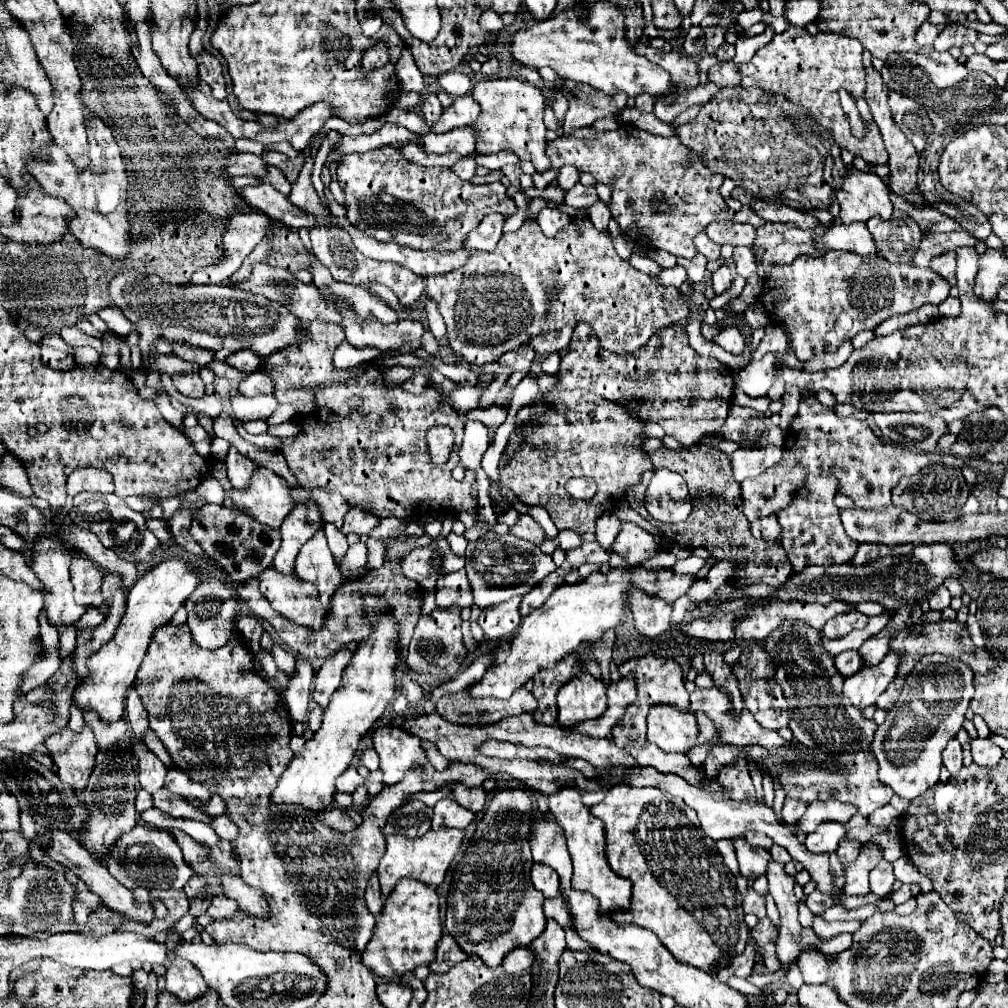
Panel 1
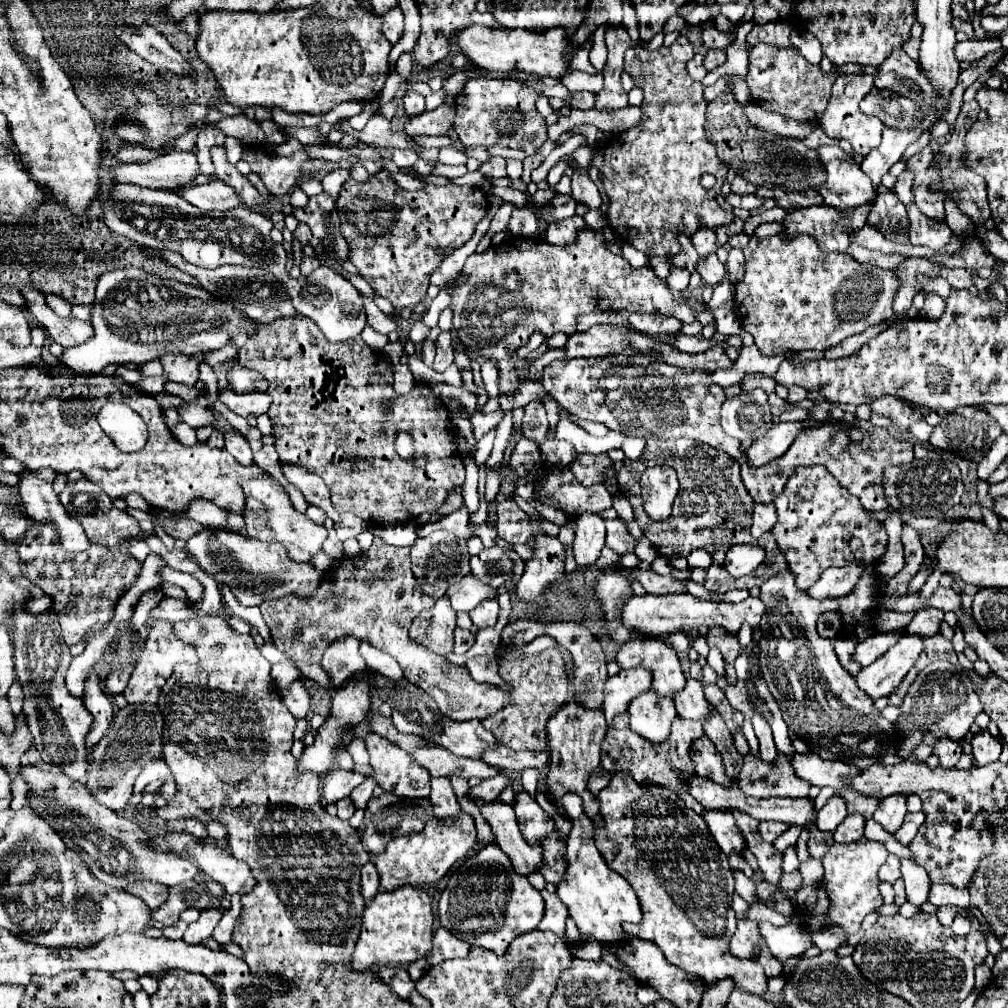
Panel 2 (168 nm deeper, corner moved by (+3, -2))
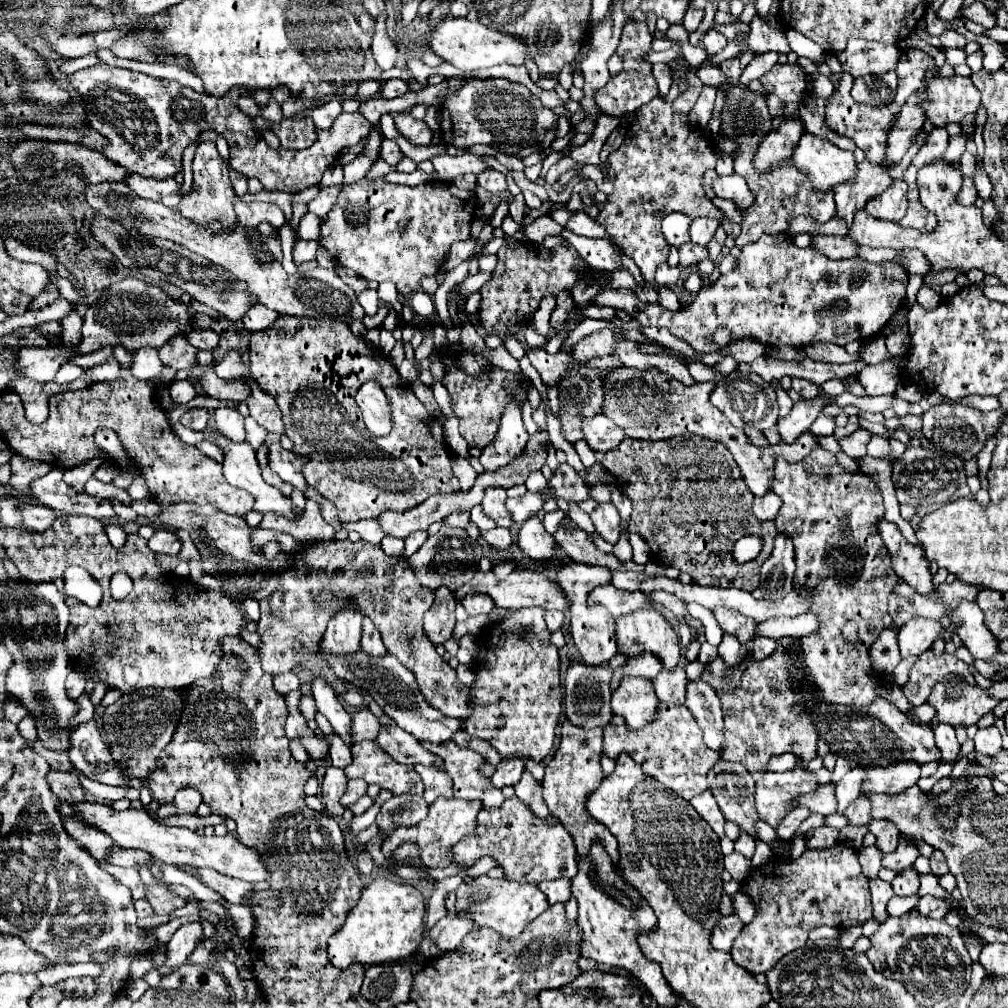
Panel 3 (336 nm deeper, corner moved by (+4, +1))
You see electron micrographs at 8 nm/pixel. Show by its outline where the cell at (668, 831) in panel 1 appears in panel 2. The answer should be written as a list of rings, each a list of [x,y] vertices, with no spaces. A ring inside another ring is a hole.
[[[629,771],[615,773],[611,783],[597,795],[597,799],[601,805],[599,813],[603,823],[595,825],[595,845],[605,857],[607,865],[623,875],[635,889],[643,909],[643,921],[637,925],[625,923],[625,933],[645,941],[655,941],[671,965],[697,975],[705,989],[711,989],[717,985],[717,981],[729,977],[737,989],[765,997],[767,977],[763,967],[749,959],[741,961],[729,953],[729,939],[737,925],[735,911],[731,907],[733,871],[729,867],[727,855],[717,847],[717,843],[713,843],[713,837],[705,827],[705,819],[695,815],[695,811],[689,811],[689,807],[685,807],[685,803],[681,803],[681,799],[677,799],[677,795],[667,789],[641,787],[629,775]],[[699,845],[709,845],[709,855],[703,853]]]

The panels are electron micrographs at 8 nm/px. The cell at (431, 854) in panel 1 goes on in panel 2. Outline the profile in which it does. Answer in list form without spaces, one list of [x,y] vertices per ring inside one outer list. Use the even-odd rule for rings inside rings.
[[[461,811],[457,819],[445,819],[445,823],[441,823],[441,819],[429,819],[421,833],[413,833],[413,835],[397,837],[389,841],[385,853],[373,857],[371,861],[379,871],[381,885],[387,891],[401,885],[435,883],[453,867],[455,861],[467,857],[475,841],[477,841],[477,831],[475,831],[473,817]]]

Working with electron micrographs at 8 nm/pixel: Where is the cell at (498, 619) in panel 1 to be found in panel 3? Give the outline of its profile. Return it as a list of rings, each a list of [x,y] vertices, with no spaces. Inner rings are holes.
[[[472,594],[472,596],[464,596],[462,606],[466,608],[466,612],[470,616],[480,616],[480,614],[490,614],[494,608],[494,602],[490,596],[484,594]]]

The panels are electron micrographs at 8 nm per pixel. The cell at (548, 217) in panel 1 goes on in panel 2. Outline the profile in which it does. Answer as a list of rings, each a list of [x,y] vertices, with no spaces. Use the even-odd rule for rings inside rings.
[[[579,215],[553,221],[547,229],[545,241],[553,243],[553,245],[571,245],[571,239],[577,239],[577,231],[581,231],[585,227],[587,225],[585,225],[583,217],[579,217]]]

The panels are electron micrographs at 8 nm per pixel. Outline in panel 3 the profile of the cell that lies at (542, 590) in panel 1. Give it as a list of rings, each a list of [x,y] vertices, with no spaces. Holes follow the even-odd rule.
[[[532,516],[522,524],[522,528],[518,532],[518,548],[530,560],[548,562],[548,560],[556,558],[558,542],[544,530],[542,520],[538,516]]]

